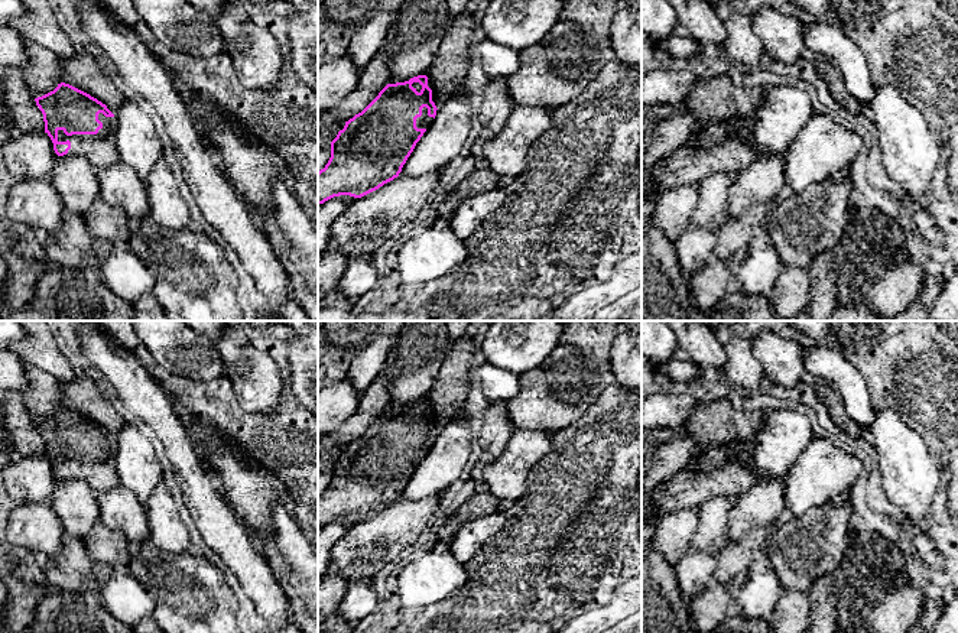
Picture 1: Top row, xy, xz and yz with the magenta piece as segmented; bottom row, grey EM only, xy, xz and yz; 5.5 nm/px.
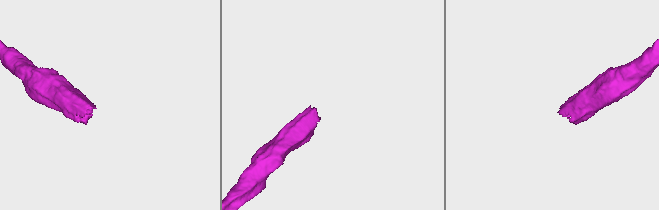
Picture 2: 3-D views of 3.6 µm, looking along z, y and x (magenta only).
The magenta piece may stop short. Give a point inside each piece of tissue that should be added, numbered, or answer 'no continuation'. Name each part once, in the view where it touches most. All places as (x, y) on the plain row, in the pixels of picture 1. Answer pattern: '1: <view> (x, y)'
1: xy (100, 473)

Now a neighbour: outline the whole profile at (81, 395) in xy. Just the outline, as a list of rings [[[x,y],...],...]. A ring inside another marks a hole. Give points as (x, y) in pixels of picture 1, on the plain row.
[[[81,370],[62,384],[62,406],[69,408],[97,422],[116,438],[129,423],[116,408],[101,395],[95,383]]]

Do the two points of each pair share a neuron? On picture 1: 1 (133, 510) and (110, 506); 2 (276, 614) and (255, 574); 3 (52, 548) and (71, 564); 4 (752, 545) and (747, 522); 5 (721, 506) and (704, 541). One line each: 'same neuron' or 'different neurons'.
1: same neuron
2: same neuron
3: different neurons
4: different neurons
5: same neuron

